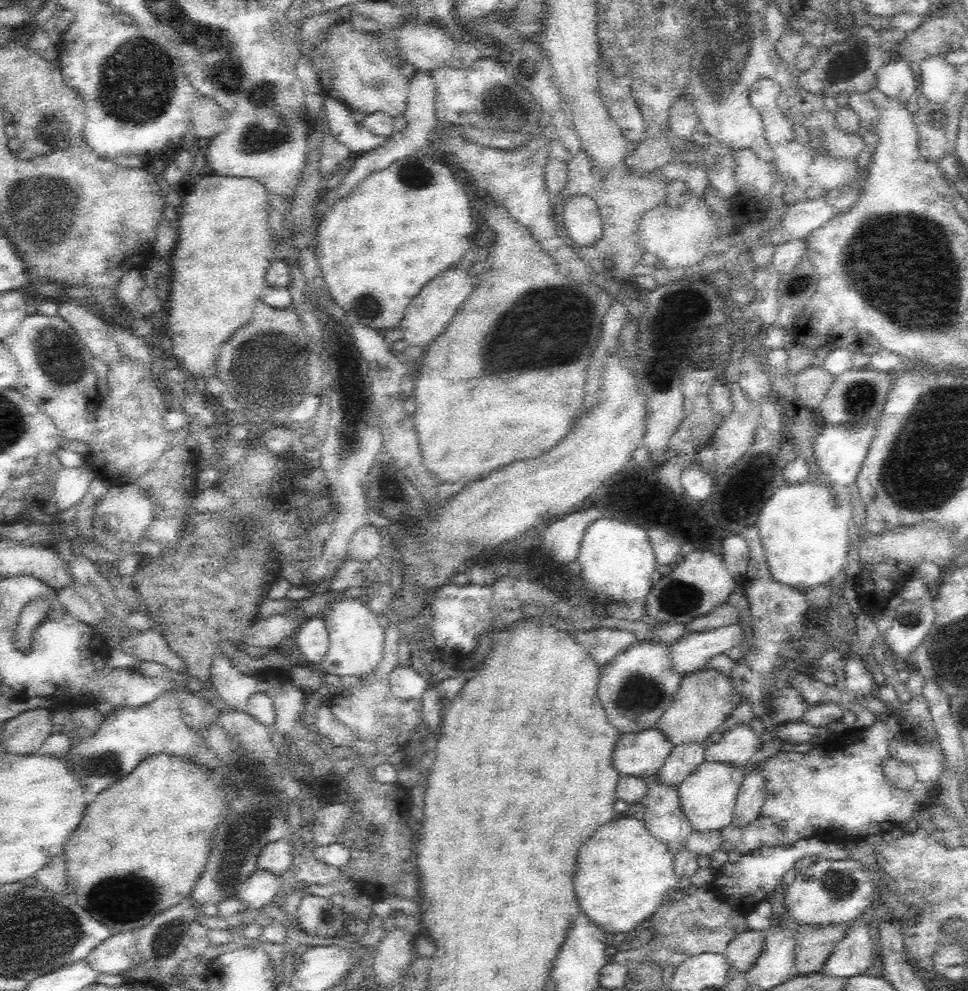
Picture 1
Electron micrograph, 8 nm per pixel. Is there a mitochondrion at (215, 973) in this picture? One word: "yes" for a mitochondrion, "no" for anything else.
no

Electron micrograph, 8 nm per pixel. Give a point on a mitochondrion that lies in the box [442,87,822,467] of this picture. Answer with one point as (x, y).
(507, 352)

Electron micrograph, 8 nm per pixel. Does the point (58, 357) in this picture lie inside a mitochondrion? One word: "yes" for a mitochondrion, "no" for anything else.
yes

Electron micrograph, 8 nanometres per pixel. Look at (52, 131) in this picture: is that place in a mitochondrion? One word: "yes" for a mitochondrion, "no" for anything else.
yes

